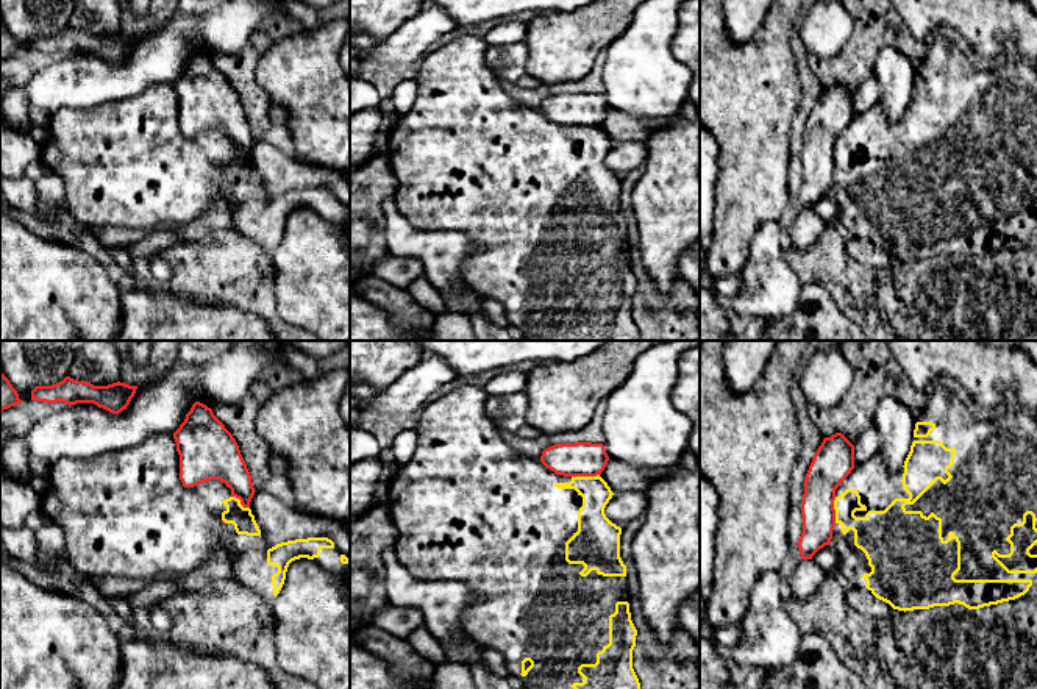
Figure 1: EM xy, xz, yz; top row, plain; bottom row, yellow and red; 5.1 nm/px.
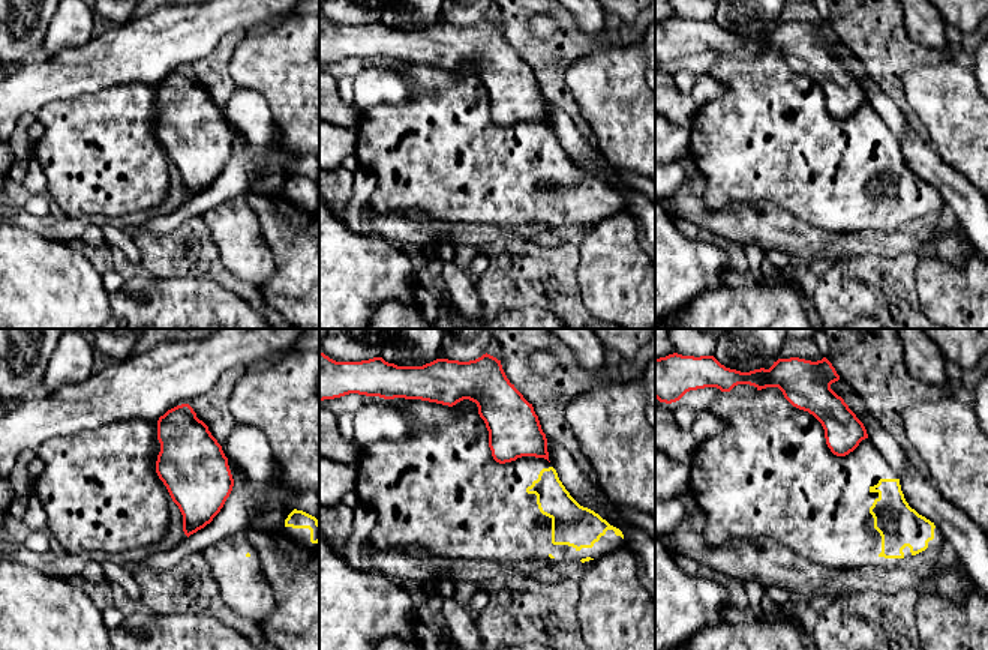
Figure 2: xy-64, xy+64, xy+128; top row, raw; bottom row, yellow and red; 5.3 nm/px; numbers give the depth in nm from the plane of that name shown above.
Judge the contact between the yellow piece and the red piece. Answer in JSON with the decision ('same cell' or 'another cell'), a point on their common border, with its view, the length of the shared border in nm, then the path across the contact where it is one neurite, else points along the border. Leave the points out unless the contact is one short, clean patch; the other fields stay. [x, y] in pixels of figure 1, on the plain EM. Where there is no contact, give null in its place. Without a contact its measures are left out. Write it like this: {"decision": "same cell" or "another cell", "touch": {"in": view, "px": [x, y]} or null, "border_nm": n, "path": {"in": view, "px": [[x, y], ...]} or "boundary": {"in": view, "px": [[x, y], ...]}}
{"decision": "another cell", "touch": {"in": "xz", "px": [584, 127]}, "border_nm": 140, "boundary": {"in": "xz", "px": [[598, 124], [572, 127]]}}

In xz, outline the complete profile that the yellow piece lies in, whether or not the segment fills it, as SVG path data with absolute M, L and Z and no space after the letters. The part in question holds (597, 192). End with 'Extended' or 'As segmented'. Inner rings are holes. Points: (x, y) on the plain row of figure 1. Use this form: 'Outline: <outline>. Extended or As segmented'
Outline: M462 34L420 58L420 67L414 78L419 87L417 98L409 112L398 117L389 137L387 155L395 175L390 192L397 211L415 230L459 231L479 247L476 253L462 261L461 275L481 298L498 302L504 308L509 323L523 333L523 341L640 341L639 328L633 319L637 280L629 262L626 216L620 208L622 178L604 164L604 158L614 145L611 137L600 125L556 125L540 109L514 100L503 91L501 81L486 62L487 47L483 37Z. Extended

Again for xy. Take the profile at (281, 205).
Outline: M153 84L130 98L105 102L89 109L59 109L50 114L45 125L50 139L42 145L41 159L64 183L61 208L89 230L98 227L127 227L148 231L161 227L181 228L205 212L216 200L222 200L225 206L234 206L230 214L233 228L250 239L261 252L259 270L273 284L273 252L284 234L292 211L314 209L322 219L339 225L350 217L350 209L328 187L295 189L276 195L262 191L251 159L244 158L241 150L231 145L231 139L219 130L184 137L180 130L176 92L170 84Z. Extended

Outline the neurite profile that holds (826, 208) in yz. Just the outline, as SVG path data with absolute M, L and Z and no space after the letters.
M825 195L823 198L820 198L812 209L826 222L834 220L836 214L837 214L837 205L834 202L834 197Z

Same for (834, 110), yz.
M842 84L825 87L809 116L801 153L803 183L798 191L801 209L831 194L836 175L836 139L854 119L854 95Z

